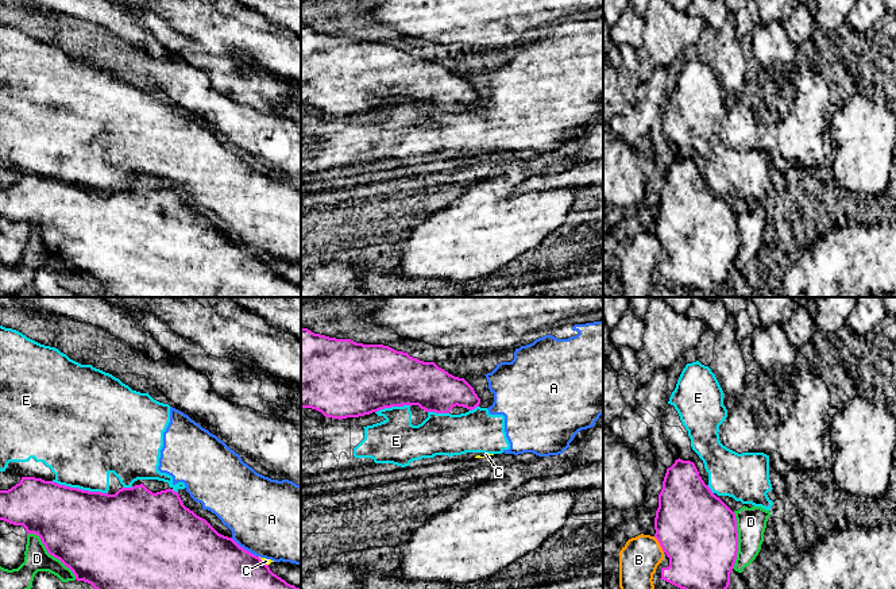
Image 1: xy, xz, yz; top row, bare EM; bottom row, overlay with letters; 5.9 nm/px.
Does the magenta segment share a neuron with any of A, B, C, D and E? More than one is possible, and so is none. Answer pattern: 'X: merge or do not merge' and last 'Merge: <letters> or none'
A: do not merge
B: do not merge
C: do not merge
D: do not merge
E: do not merge
Merge: none

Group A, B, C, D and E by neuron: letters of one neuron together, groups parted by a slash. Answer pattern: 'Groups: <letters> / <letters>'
Groups: A E / B / C D

